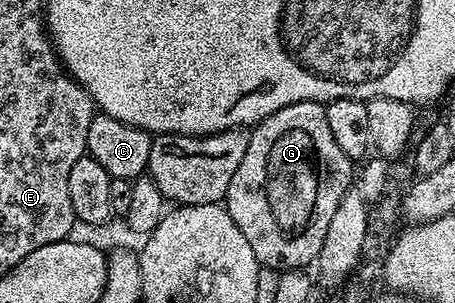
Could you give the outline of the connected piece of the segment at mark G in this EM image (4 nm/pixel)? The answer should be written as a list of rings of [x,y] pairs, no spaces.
[[[299,102],[290,104],[286,108],[278,108],[278,112],[274,112],[269,118],[263,118],[261,122],[251,127],[246,144],[246,156],[242,156],[242,164],[238,164],[230,180],[226,209],[228,215],[234,220],[234,224],[238,224],[238,232],[242,232],[242,236],[246,236],[246,241],[250,243],[250,248],[254,248],[254,256],[260,262],[261,267],[279,272],[308,268],[315,263],[322,248],[322,240],[326,240],[326,228],[330,228],[330,220],[342,196],[353,185],[352,166],[354,166],[353,159],[348,158],[346,152],[342,152],[342,148],[338,148],[338,140],[334,140],[334,132],[330,132],[330,124],[326,124],[324,106],[319,102]]]

